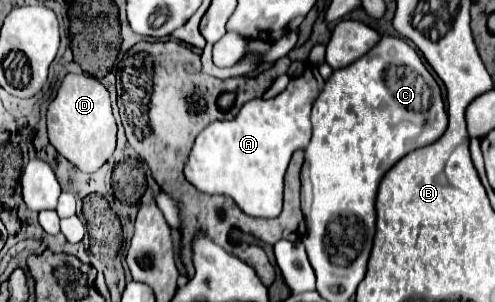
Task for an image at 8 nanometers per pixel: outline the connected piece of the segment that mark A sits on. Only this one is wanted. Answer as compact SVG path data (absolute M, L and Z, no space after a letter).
M307 65L301 77L293 77L283 93L273 99L255 99L243 105L241 113L233 121L215 121L205 127L189 155L185 165L185 177L203 193L219 193L235 199L235 203L253 217L277 217L283 205L283 175L293 151L305 149L311 139L311 107L321 93L323 79L315 65Z

